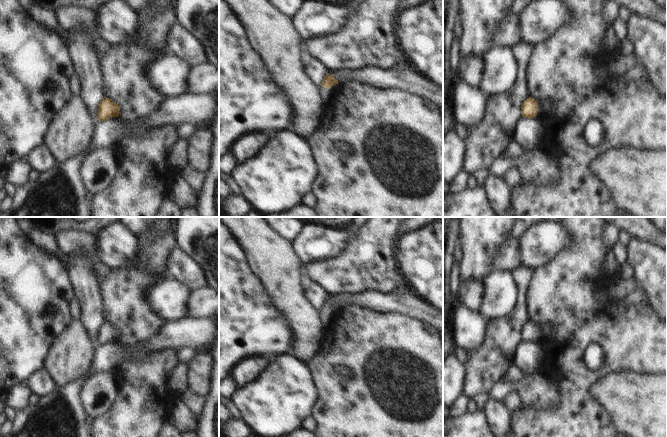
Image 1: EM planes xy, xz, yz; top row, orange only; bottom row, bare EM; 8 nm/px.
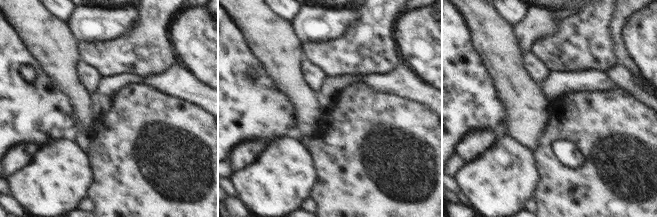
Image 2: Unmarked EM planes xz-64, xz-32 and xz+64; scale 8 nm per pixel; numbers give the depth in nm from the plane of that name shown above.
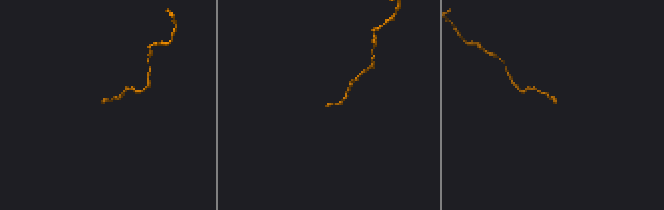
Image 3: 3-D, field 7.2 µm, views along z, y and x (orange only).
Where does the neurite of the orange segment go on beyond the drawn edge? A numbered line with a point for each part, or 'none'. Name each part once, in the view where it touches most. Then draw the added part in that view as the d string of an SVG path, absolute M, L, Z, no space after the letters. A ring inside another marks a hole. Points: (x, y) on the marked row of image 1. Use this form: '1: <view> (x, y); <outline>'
1: xz (325, 94); M334 84L331 89L328 89L328 88L322 87L322 86L318 87L317 92L318 92L320 98L322 99L325 107L331 101L337 86L338 86L338 84Z

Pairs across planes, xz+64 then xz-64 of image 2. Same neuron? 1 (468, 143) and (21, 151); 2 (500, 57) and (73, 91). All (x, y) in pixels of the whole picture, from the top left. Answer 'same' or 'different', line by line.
1: same
2: same

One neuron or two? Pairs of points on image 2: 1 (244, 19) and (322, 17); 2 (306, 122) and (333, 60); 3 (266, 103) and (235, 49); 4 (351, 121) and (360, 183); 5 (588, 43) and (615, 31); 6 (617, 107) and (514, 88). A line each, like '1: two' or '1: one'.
1: two
2: two
3: one
4: one
5: two
6: two

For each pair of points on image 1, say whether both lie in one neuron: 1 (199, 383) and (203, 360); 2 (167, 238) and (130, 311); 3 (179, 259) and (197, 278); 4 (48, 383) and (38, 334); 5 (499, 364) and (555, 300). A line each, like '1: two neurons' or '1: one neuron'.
1: one neuron
2: one neuron
3: one neuron
4: two neurons
5: two neurons

